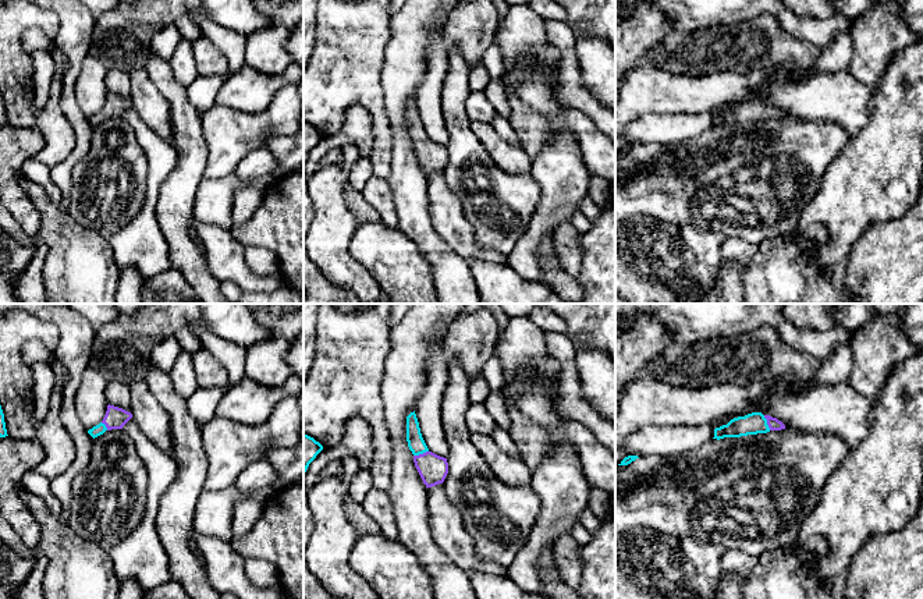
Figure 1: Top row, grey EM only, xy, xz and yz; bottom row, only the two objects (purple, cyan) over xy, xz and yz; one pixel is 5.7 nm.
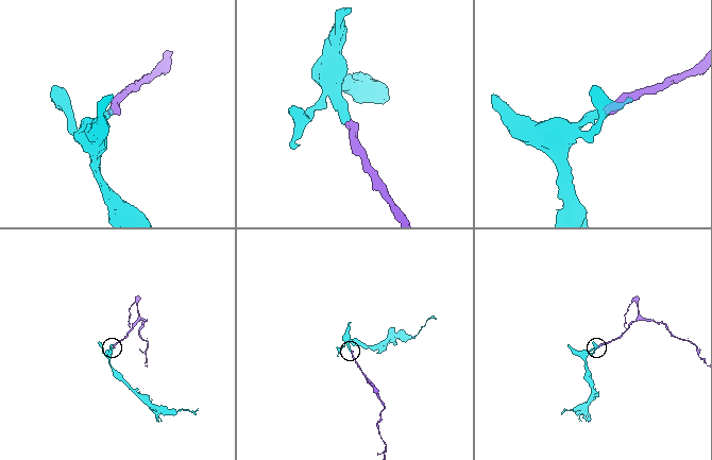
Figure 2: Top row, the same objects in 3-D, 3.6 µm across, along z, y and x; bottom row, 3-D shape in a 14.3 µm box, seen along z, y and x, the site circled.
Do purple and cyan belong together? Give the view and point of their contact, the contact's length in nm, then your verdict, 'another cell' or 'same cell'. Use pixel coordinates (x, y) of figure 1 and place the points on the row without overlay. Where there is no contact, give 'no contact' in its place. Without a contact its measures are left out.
contact xz (421, 142); length 90 nm; same cell

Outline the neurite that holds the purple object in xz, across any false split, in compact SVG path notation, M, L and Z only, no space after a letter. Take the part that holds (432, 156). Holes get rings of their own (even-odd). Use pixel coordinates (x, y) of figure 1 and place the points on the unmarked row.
M415 99L407 104L407 130L413 142L415 155L426 176L443 171L448 162L447 146L427 137Z

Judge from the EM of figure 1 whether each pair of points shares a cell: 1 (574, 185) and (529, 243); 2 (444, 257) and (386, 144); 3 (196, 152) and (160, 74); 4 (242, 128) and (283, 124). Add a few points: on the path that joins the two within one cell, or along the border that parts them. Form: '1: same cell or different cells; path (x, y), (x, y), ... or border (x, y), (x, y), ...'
1: same cell; path (560, 199), (539, 229)
2: different cells; border (389, 120), (391, 131), (391, 173), (387, 180)
3: same cell; path (188, 133), (187, 120), (181, 113), (176, 94)
4: same cell; path (252, 128), (273, 124)

